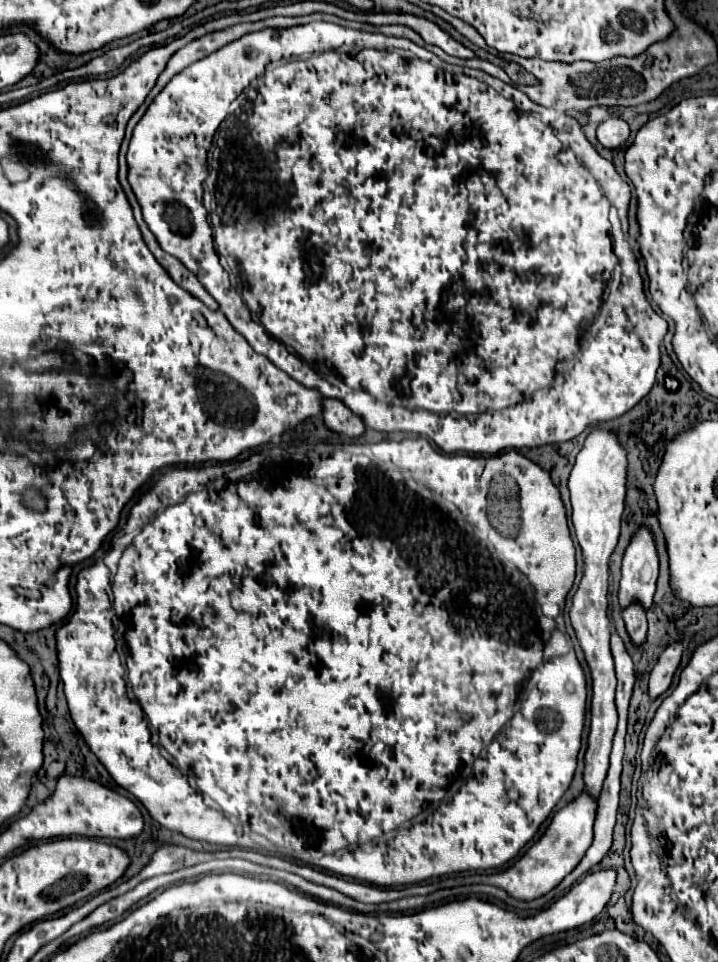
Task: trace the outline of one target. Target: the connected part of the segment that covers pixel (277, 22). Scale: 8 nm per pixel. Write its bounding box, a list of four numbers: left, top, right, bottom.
[128,12,356,132]

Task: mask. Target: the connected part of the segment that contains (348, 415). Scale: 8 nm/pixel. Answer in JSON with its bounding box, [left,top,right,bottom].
[324,398,366,438]

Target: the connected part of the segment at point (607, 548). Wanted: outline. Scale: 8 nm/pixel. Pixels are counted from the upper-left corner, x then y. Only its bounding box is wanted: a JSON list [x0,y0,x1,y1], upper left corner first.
[568,428,628,798]

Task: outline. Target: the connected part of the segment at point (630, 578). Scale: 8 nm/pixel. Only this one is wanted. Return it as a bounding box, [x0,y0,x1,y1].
[620,524,658,610]

